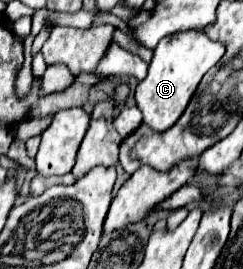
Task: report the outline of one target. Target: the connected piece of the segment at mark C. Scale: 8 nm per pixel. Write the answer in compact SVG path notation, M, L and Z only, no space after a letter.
M182 31L174 33L172 37L164 37L154 49L146 79L136 87L136 105L144 115L144 125L154 131L170 129L184 113L202 75L222 59L224 51L226 49L222 47L222 43L208 39L206 33L198 31Z

